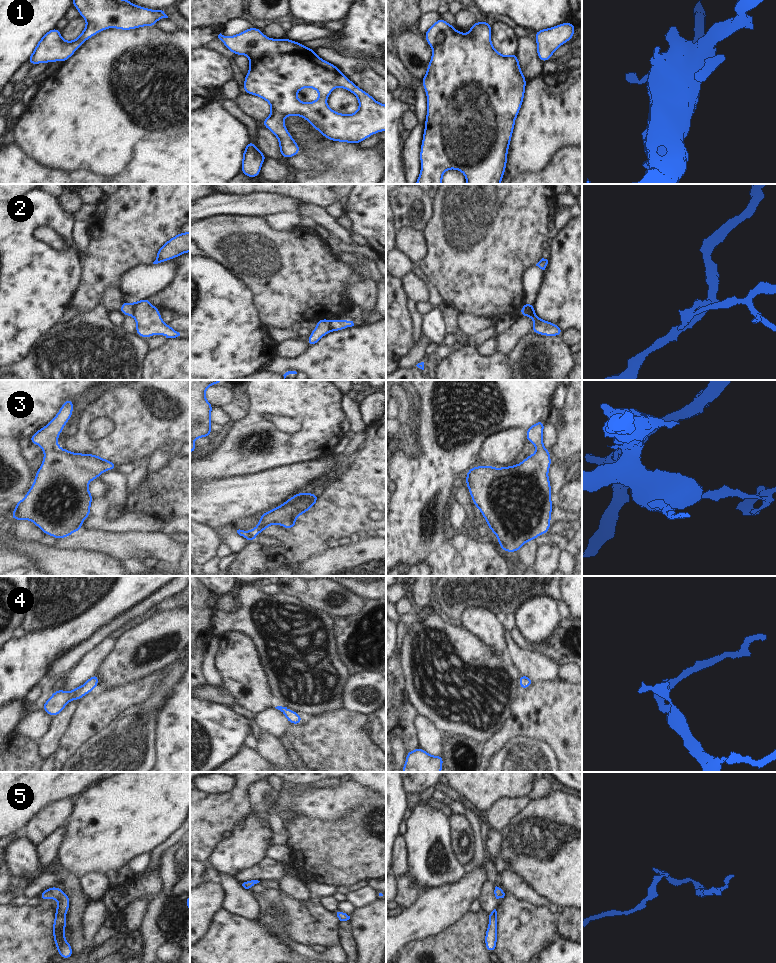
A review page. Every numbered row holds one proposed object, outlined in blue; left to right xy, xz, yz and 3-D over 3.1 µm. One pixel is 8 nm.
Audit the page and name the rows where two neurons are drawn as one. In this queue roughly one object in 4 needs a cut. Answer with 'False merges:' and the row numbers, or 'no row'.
False merges: 2.

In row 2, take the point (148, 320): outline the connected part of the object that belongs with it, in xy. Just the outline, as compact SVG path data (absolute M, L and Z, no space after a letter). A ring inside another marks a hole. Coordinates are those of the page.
M146 298L133 303L133 317L136 321L136 334L147 339L150 336L162 334L166 338L176 338L180 333L170 325L165 324L161 318L160 310Z

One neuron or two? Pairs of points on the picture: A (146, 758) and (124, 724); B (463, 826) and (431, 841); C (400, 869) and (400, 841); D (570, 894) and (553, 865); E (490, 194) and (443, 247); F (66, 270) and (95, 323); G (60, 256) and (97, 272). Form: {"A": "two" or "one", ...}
{"A": "one", "B": "two", "C": "one", "D": "one", "E": "one", "F": "two", "G": "two"}

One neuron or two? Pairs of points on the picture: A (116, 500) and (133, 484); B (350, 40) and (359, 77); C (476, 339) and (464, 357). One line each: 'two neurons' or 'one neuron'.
A: two neurons
B: two neurons
C: two neurons

